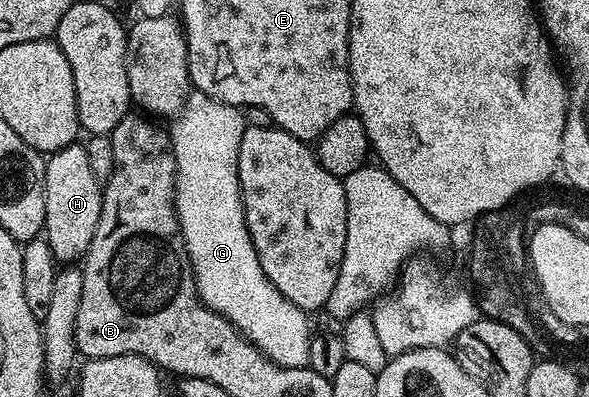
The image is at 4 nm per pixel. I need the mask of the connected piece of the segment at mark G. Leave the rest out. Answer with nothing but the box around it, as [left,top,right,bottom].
[168,90,311,367]

